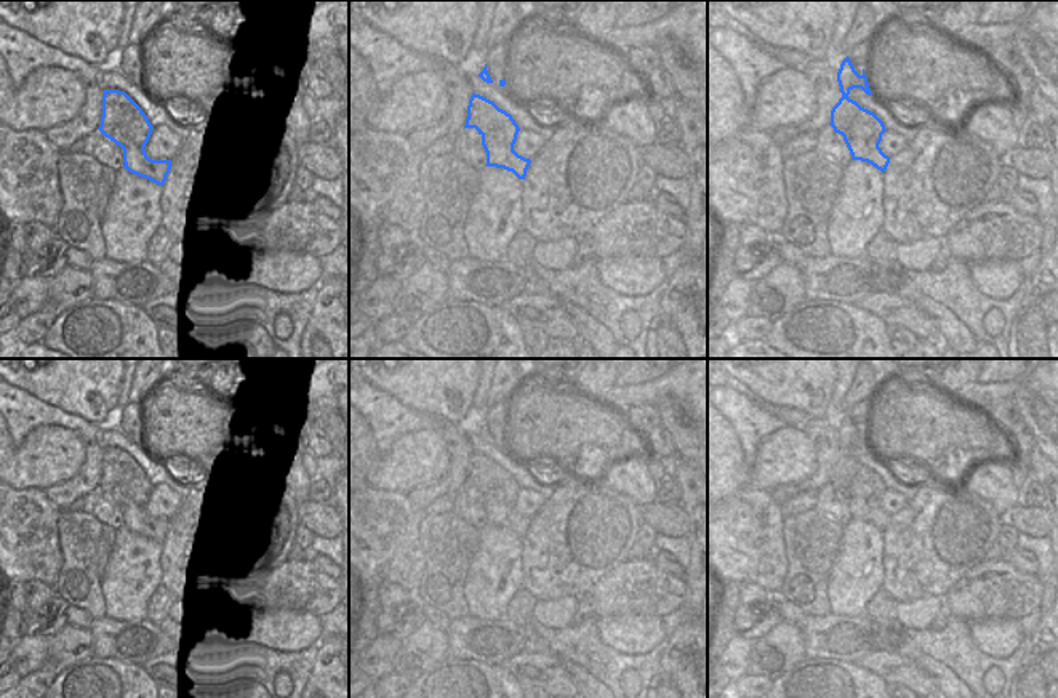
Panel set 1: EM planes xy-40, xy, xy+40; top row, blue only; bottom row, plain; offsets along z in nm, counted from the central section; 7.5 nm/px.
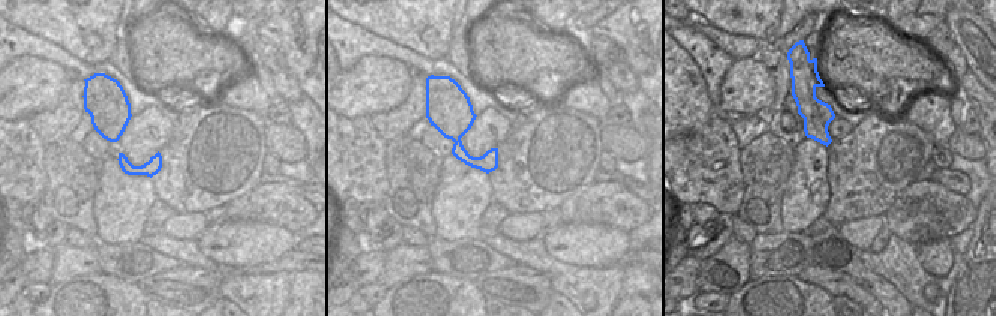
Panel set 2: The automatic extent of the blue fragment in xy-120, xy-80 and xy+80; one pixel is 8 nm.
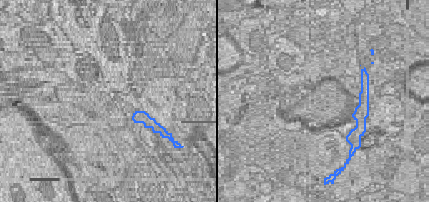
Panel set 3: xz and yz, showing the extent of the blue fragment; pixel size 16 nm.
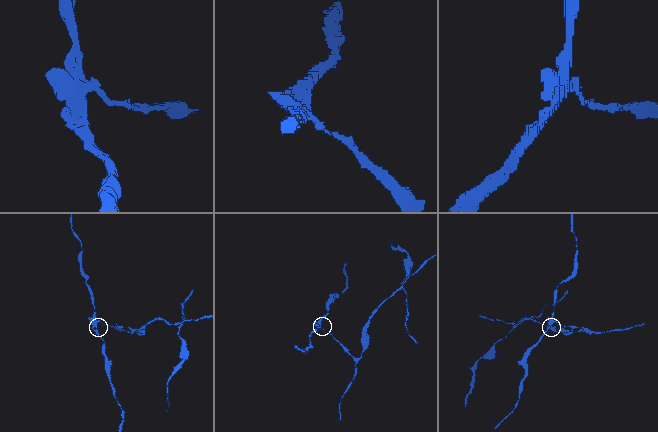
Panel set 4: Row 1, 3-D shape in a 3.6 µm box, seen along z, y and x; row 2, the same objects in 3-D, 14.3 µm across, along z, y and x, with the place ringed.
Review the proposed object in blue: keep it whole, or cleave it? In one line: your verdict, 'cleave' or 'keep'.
cleave

